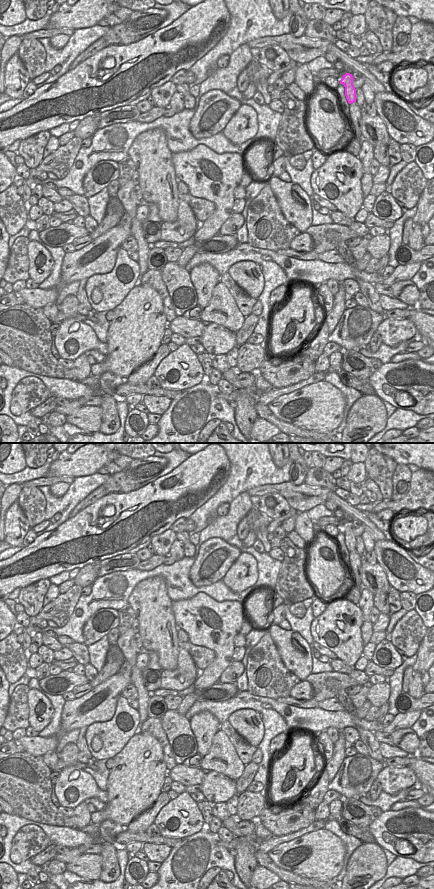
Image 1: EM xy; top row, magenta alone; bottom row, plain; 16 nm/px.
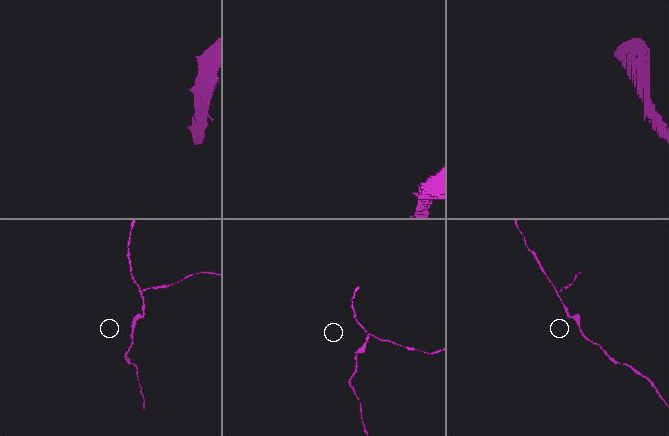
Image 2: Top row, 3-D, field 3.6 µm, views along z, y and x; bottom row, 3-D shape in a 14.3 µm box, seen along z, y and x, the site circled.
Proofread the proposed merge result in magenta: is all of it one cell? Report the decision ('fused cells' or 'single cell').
fused cells

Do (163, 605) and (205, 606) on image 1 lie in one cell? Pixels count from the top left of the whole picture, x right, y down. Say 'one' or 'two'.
two

